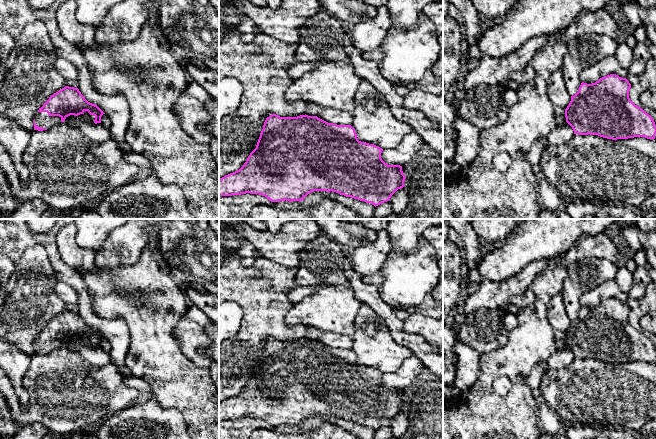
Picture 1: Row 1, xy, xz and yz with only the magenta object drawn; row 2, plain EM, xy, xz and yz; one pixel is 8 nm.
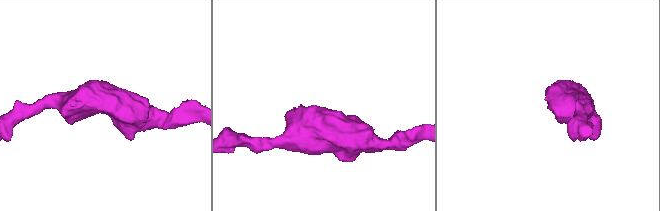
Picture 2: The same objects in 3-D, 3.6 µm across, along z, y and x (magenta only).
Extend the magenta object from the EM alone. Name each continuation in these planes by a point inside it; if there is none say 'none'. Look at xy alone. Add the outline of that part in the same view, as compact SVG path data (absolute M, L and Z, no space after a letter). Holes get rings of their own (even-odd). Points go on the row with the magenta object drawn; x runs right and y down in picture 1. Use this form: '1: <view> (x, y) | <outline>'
1: xy (42, 119) | M37 112L35 123L40 128L50 129L61 123L61 117L50 116L47 112Z

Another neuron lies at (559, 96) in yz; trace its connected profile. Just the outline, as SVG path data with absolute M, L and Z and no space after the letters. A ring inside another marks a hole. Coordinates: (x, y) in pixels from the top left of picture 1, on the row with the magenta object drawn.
M561 69L554 72L548 80L548 94L554 106L566 109L571 101L571 95L568 93Z

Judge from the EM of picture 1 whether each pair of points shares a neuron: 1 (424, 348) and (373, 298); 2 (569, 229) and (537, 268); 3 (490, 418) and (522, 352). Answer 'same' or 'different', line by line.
1: same
2: different
3: same

